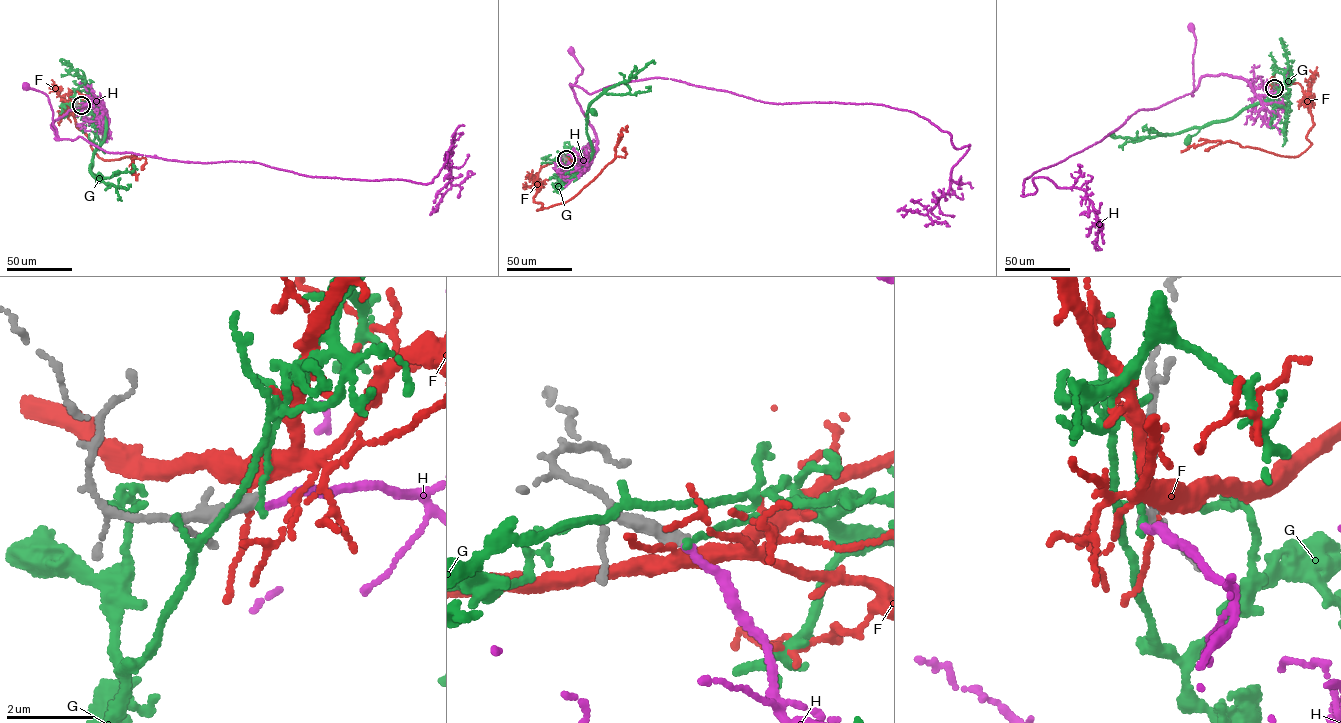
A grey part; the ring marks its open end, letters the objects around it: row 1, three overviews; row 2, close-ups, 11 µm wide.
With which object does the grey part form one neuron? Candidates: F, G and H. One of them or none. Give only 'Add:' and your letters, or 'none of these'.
Add: H

